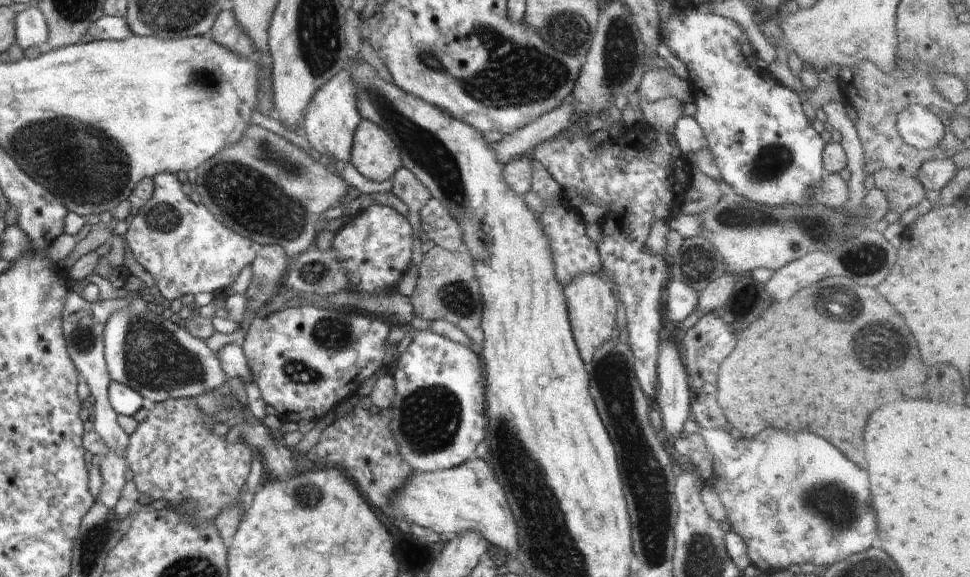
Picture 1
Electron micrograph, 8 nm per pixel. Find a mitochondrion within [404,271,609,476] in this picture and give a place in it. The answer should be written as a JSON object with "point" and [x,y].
{"point":[456,297]}

